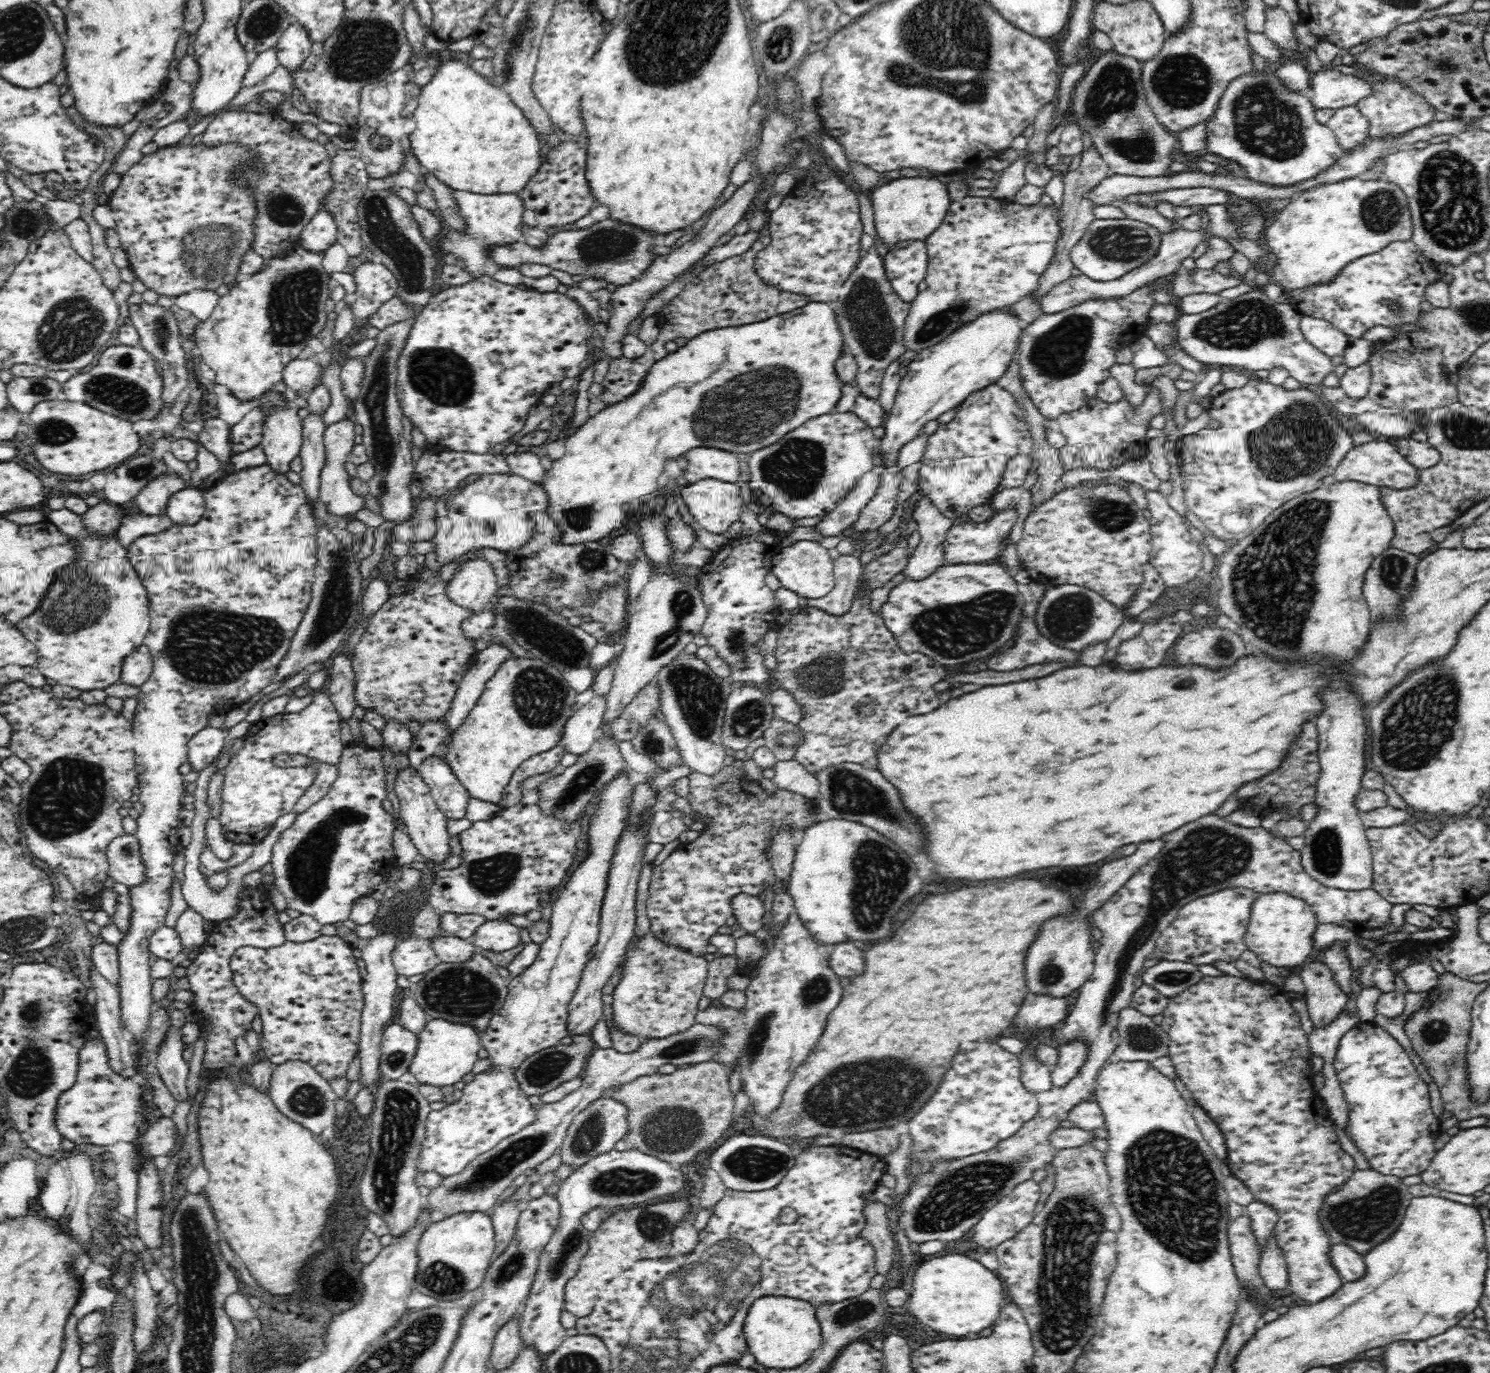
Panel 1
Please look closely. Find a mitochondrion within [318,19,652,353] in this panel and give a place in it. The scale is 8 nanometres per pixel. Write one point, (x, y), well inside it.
(384, 231)

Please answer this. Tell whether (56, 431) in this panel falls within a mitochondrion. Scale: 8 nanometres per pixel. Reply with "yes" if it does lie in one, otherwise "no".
yes

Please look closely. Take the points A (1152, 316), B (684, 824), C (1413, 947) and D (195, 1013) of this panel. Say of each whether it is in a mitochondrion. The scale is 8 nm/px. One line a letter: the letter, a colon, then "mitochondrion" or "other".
A: other
B: other
C: other
D: other

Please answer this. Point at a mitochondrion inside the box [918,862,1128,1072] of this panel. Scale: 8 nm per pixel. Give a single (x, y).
(1050, 975)

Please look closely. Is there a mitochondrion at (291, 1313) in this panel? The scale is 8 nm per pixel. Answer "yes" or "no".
no

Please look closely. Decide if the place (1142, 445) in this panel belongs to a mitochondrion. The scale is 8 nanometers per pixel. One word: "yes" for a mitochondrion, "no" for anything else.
no

